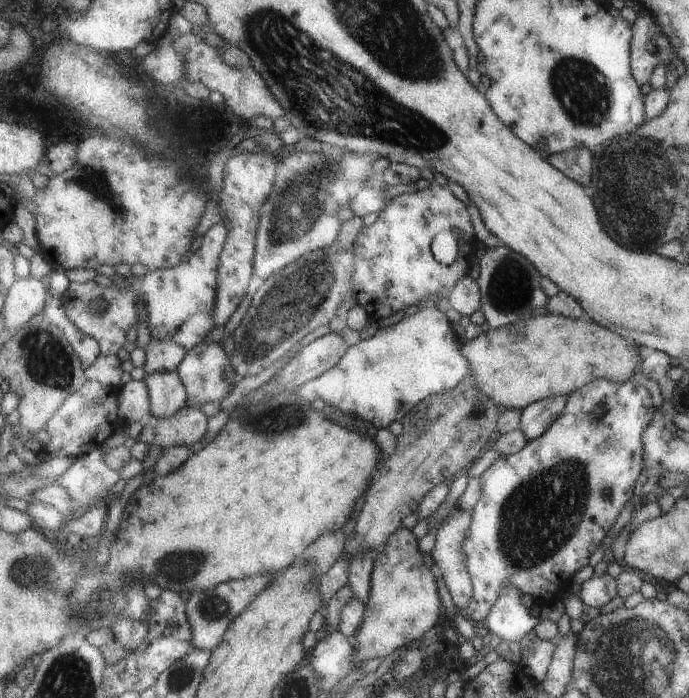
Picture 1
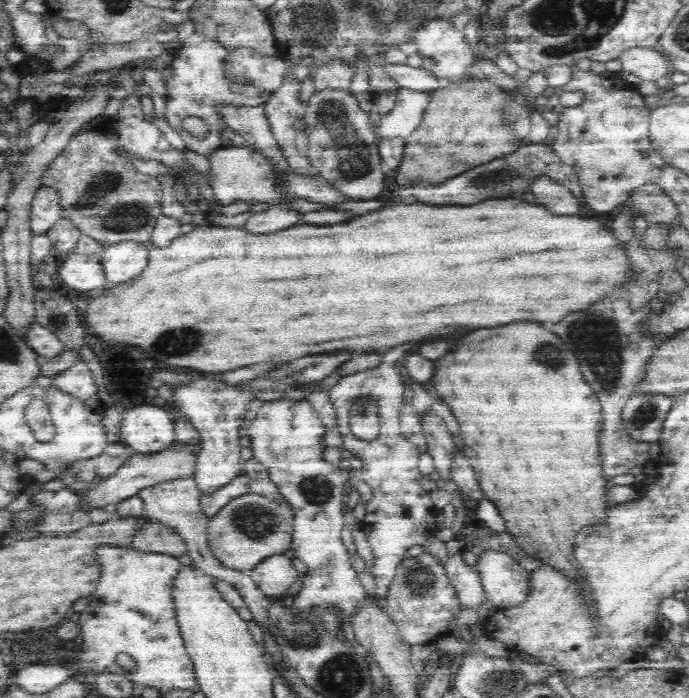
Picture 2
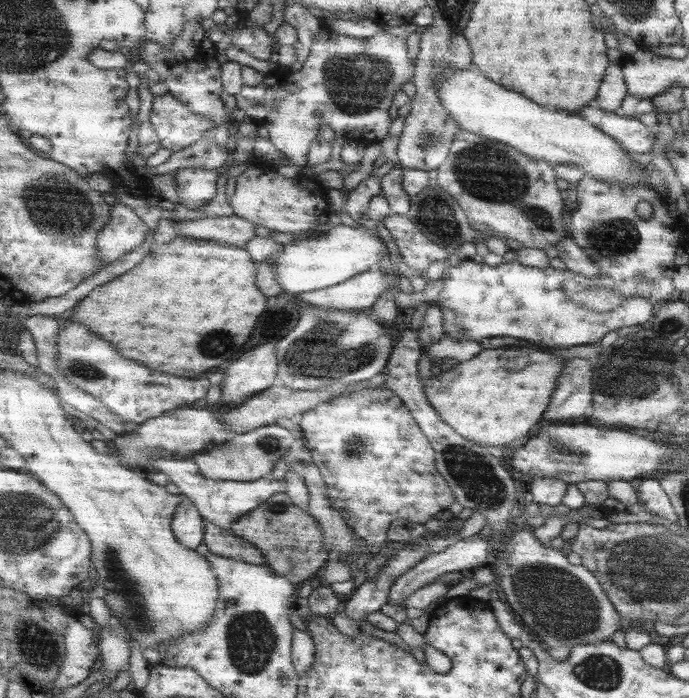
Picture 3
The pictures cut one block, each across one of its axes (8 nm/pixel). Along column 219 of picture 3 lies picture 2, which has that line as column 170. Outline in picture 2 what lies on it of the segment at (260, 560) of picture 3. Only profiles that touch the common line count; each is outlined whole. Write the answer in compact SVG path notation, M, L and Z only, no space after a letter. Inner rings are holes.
M142 516L142 520L146 520L140 530L134 534L134 542L132 542L132 550L140 550L140 552L154 552L154 554L166 554L166 556L174 556L174 558L182 558L188 556L186 544L184 540L174 532L174 528L162 526L158 522L152 522L150 518Z

